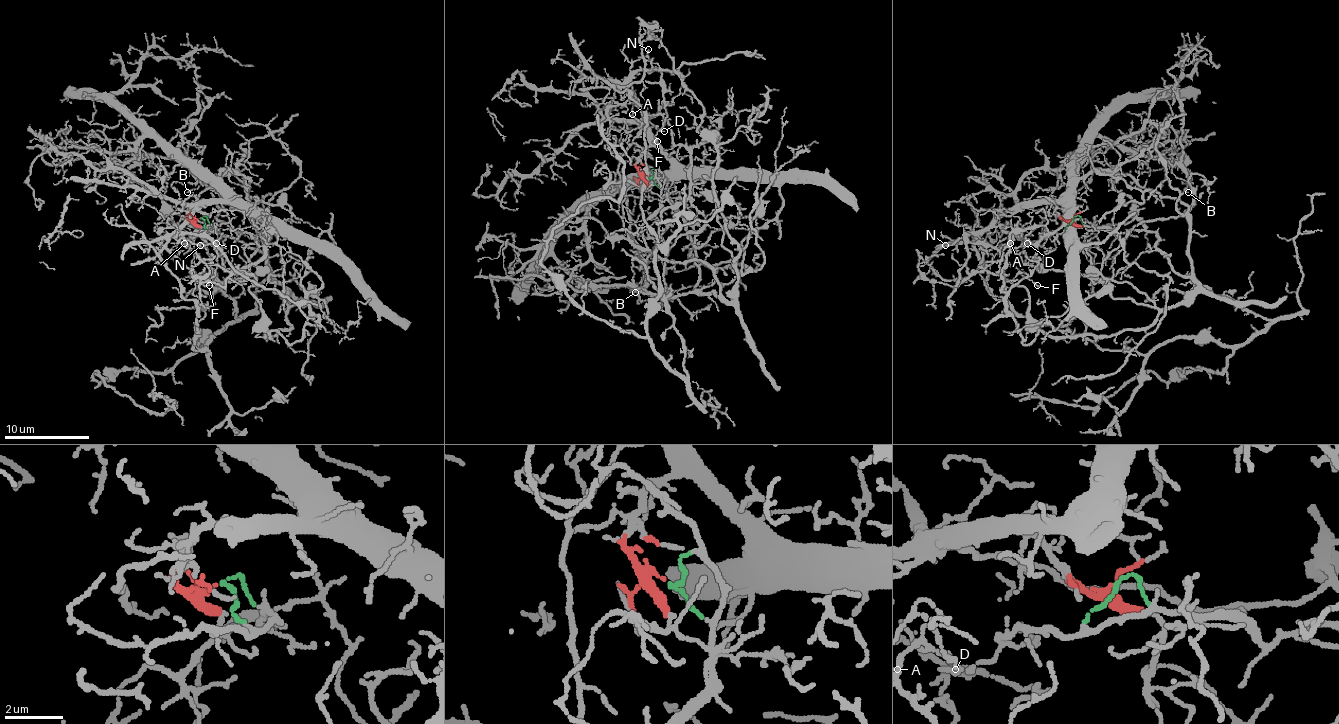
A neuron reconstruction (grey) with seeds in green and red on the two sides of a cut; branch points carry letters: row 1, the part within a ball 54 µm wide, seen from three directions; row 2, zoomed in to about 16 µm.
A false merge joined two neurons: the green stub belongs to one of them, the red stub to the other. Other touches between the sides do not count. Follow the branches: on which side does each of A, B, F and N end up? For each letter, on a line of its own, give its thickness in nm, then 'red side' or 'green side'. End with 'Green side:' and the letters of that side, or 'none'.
A: 80 nm | red side
B: 120 nm | green side
F: 150 nm | red side
N: 110 nm | red side
Green side: B

